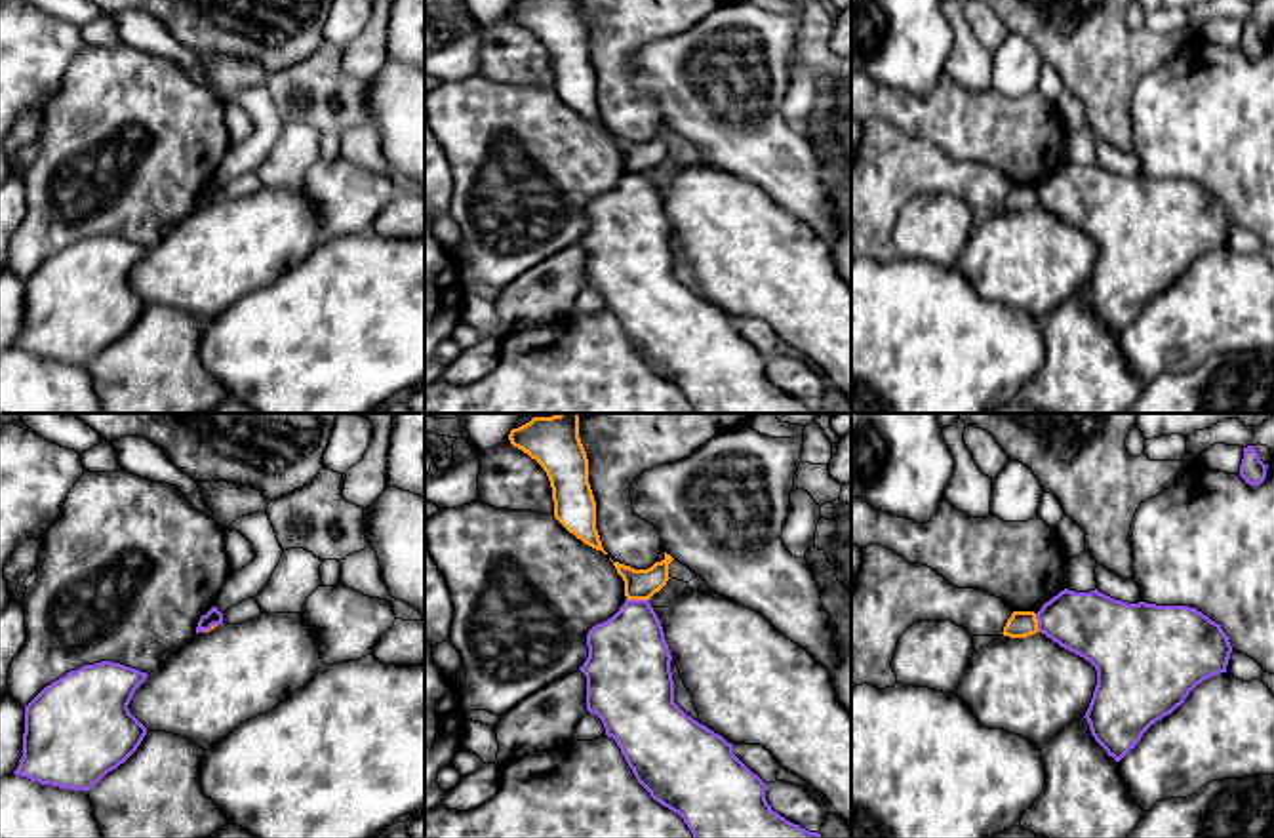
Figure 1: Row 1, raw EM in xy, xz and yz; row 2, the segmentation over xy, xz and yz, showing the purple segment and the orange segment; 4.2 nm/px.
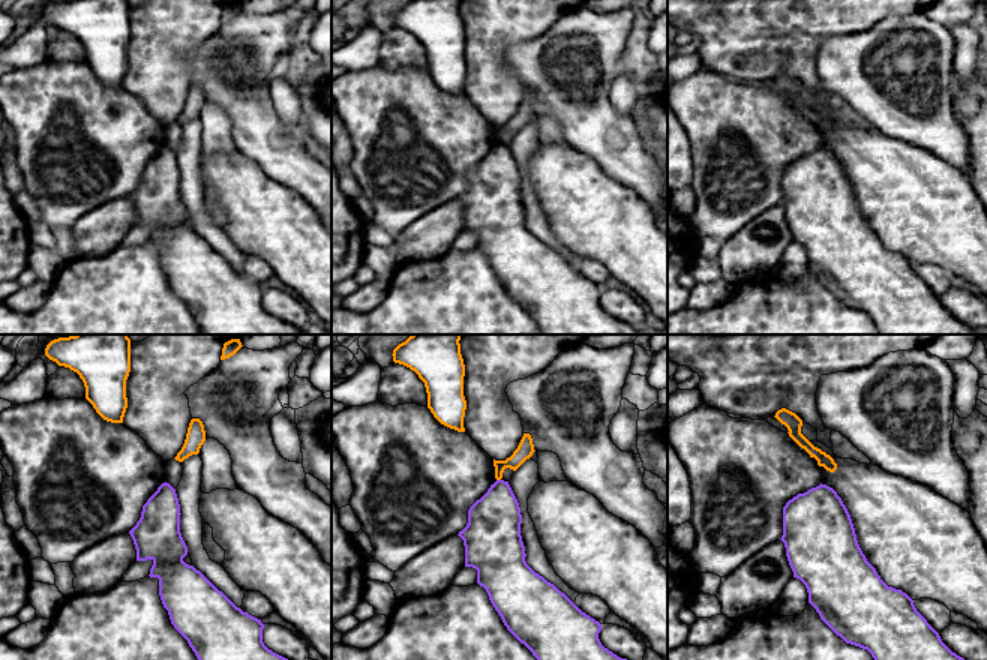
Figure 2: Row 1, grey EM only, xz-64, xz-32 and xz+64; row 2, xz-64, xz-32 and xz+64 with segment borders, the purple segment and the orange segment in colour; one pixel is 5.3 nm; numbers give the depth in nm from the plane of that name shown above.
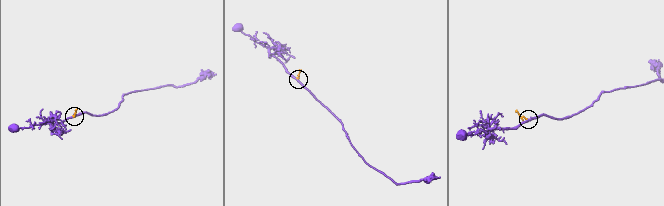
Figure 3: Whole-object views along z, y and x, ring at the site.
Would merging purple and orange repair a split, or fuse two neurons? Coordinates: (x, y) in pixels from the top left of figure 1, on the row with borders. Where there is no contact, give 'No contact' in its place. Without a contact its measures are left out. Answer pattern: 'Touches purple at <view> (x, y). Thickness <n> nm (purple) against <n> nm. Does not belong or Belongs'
Touches purple at xz (638, 600). Thickness 340 nm (purple) against 130 nm. Does not belong

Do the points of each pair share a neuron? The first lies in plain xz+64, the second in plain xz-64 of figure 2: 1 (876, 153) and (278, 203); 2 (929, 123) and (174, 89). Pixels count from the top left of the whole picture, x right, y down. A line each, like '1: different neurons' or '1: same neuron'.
1: same neuron
2: different neurons

